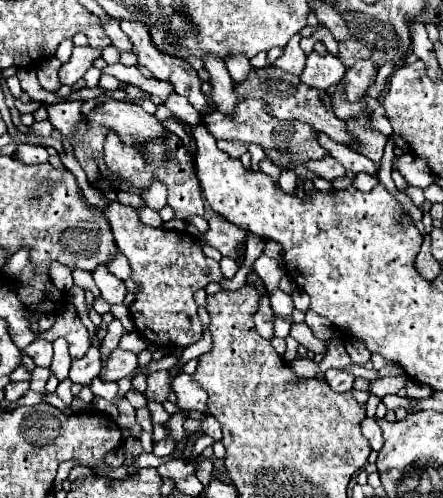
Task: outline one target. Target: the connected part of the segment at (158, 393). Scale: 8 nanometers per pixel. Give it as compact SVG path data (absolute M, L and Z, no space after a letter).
M152 372L152 374L148 374L148 392L146 392L148 400L164 402L168 398L168 392L170 392L168 372Z

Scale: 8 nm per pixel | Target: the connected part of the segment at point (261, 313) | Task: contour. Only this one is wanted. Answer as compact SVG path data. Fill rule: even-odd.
M266 296L260 298L260 310L254 316L254 324L256 324L256 330L262 338L266 338L266 340L274 338L274 312L272 312Z

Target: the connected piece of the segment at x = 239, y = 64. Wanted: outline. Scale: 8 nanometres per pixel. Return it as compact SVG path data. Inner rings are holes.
M228 54L228 60L224 60L224 62L226 62L226 68L228 68L228 72L230 72L230 76L232 76L234 82L238 82L240 78L244 78L244 74L248 72L248 68L252 68L248 64L248 60L244 58L244 54Z

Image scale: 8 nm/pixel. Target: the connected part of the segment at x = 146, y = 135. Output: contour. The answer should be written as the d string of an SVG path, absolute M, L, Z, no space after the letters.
M108 98L100 104L96 104L86 116L82 116L82 120L78 122L76 130L72 132L74 136L74 156L80 162L80 166L86 172L88 182L100 190L100 192L118 192L118 176L112 174L108 170L108 166L104 164L104 138L106 134L114 130L114 134L120 138L120 142L124 142L126 146L134 146L134 148L144 148L148 142L156 140L156 138L164 138L168 134L168 130L162 126L162 122L154 116L148 114L146 110L142 110L142 106L138 104L130 104L130 102L120 102L114 98Z

